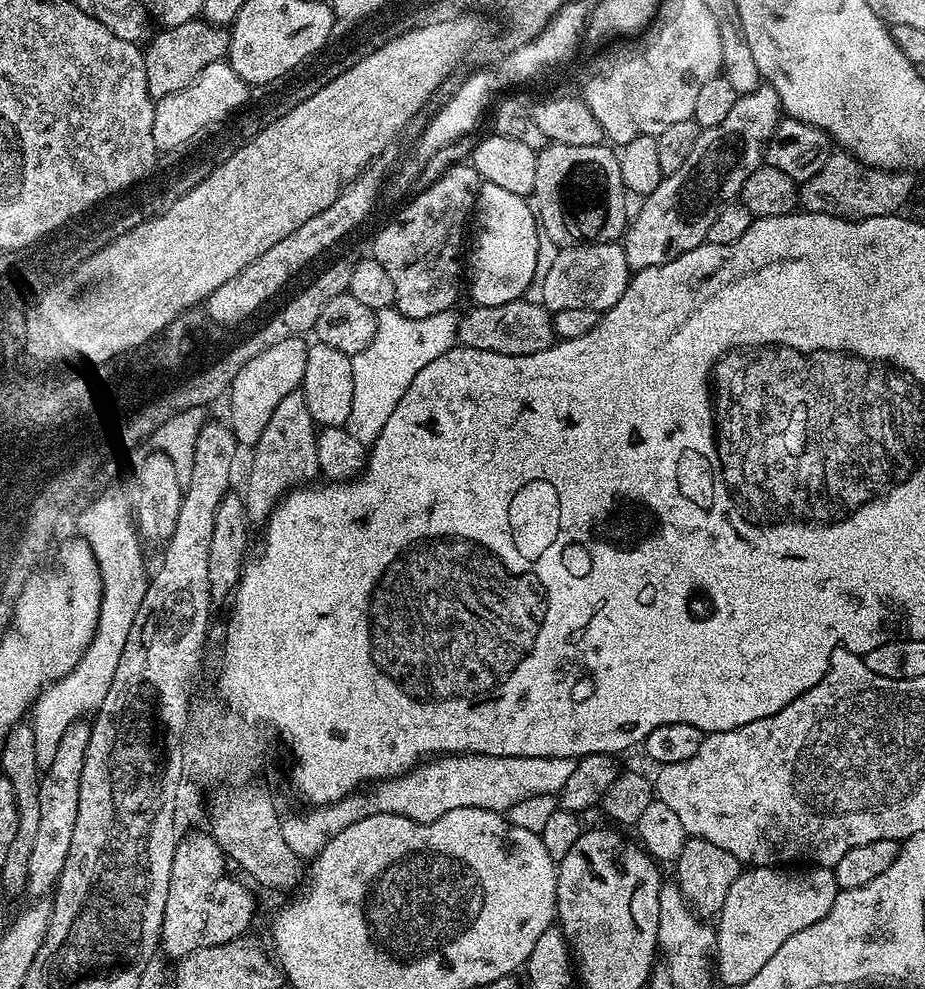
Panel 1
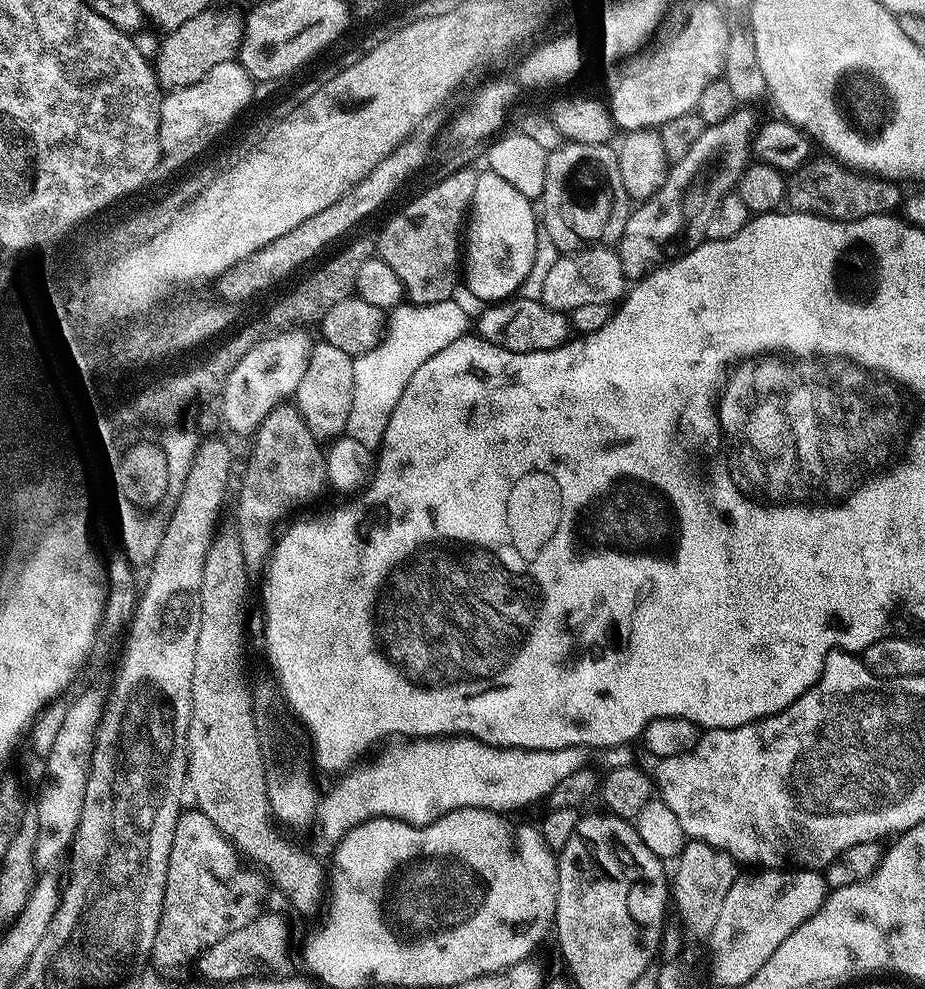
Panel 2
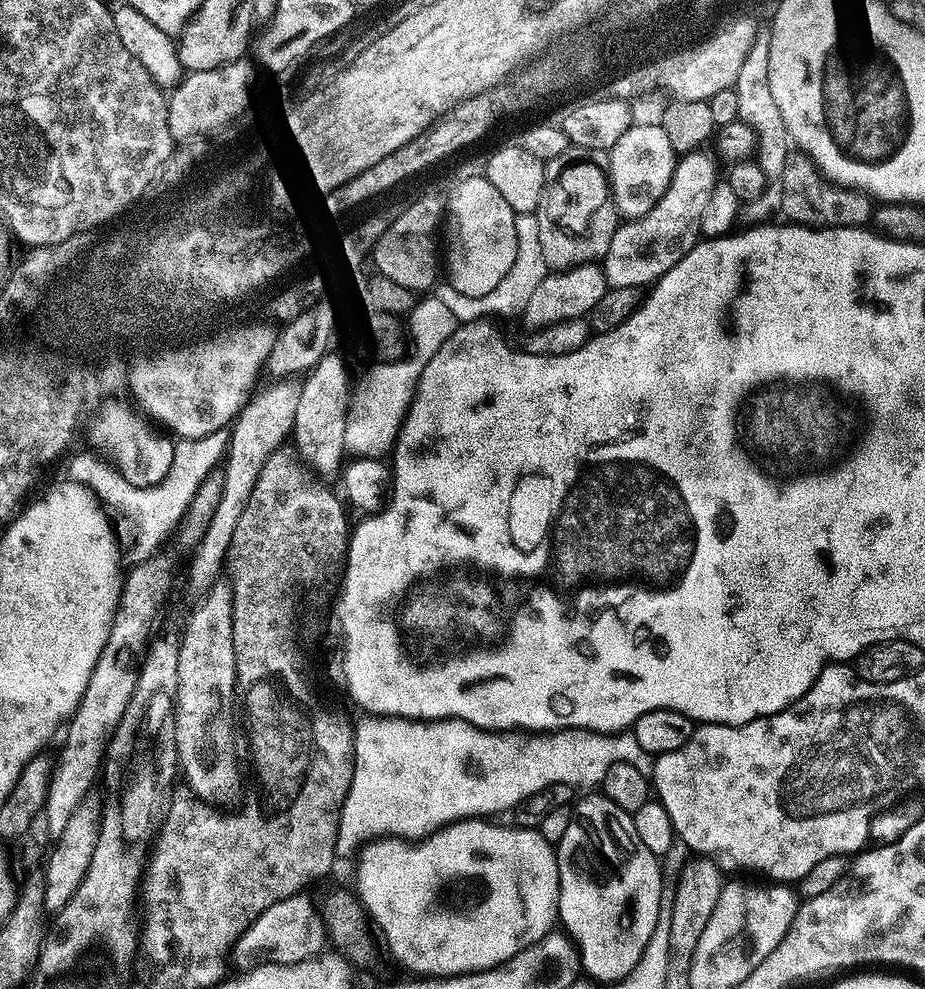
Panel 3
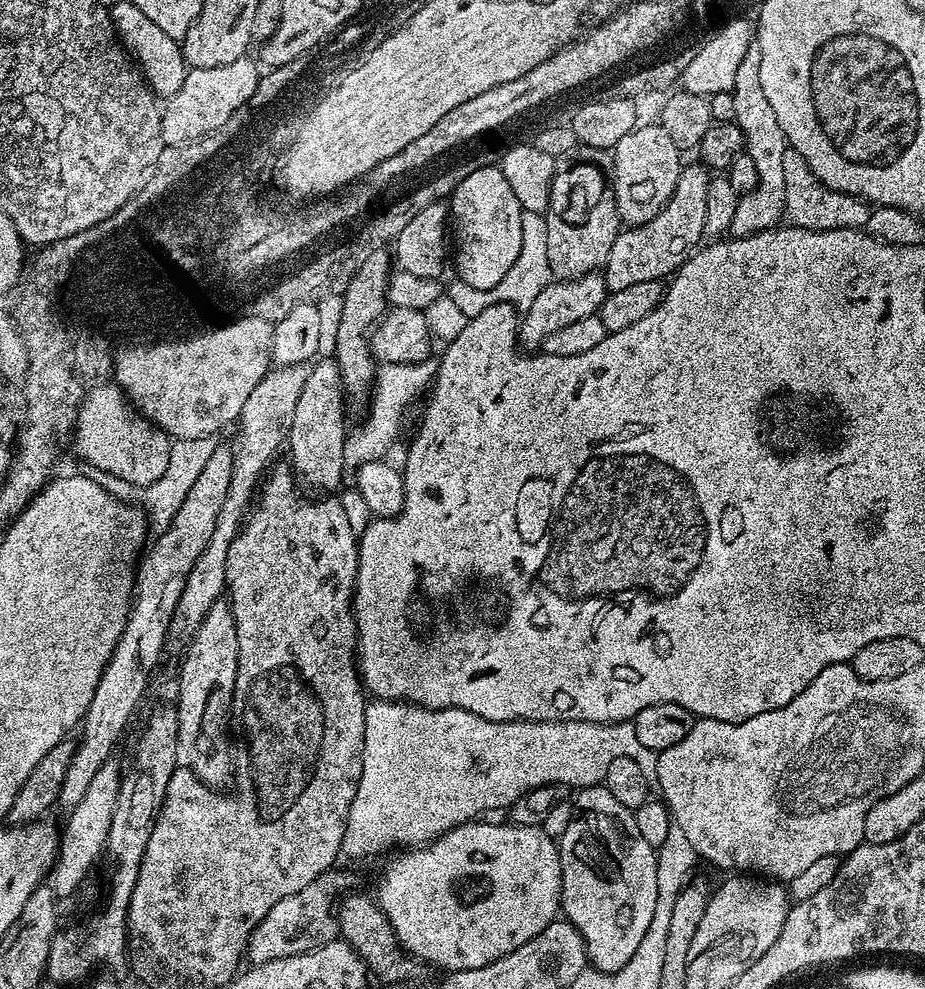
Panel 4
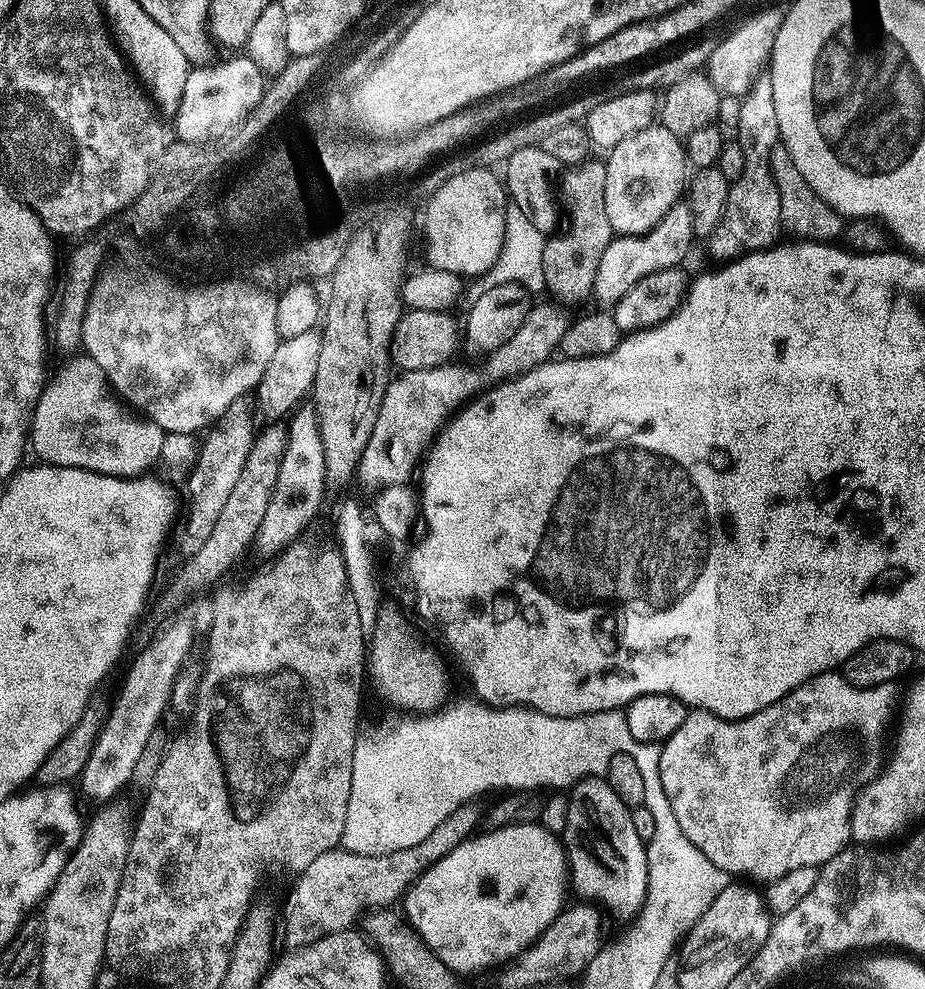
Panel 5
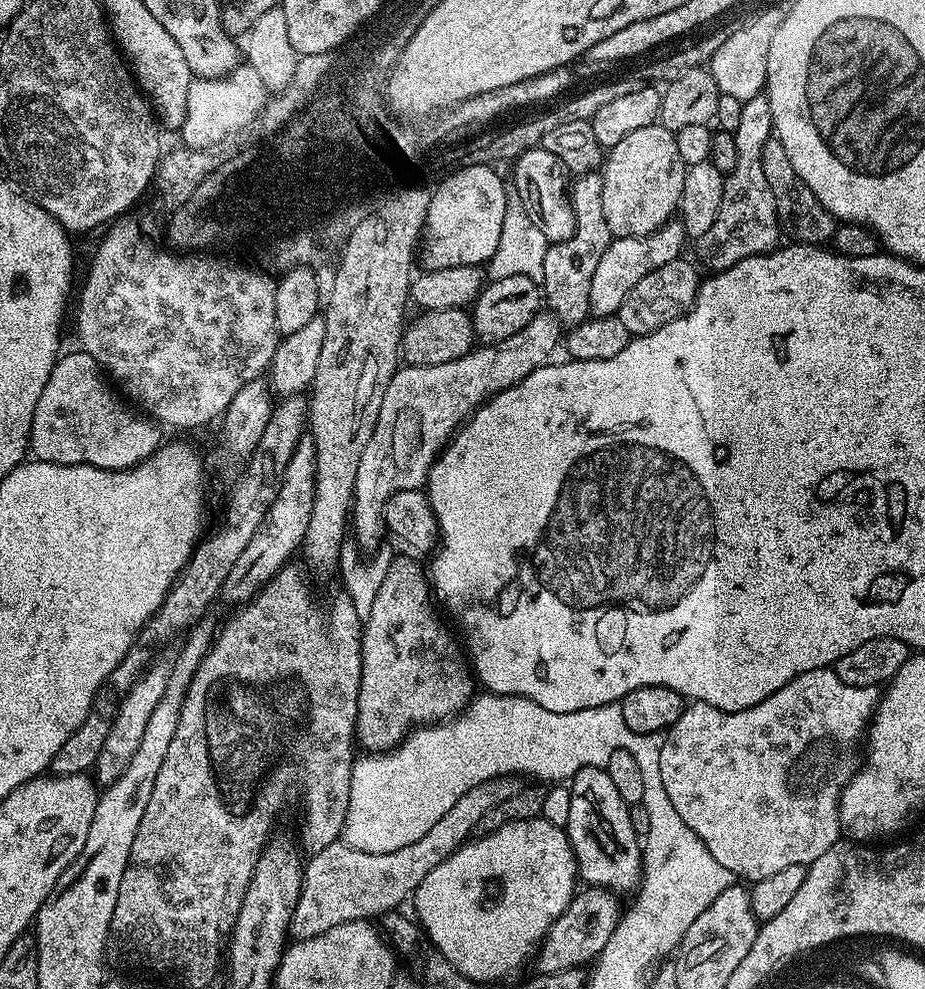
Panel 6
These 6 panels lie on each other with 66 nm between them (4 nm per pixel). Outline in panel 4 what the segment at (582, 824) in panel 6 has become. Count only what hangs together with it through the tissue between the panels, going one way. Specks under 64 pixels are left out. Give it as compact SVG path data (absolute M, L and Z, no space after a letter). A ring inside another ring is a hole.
M595 784L589 788L579 789L575 793L575 796L576 800L574 799L570 826L566 826L564 833L558 837L560 869L562 870L562 886L560 887L562 912L568 921L578 930L581 938L584 939L591 967L598 969L599 972L617 972L619 968L626 966L626 962L630 962L630 958L634 958L638 946L642 946L642 938L646 938L646 930L650 930L650 918L654 918L654 906L658 904L657 849L652 848L650 842L645 842L642 839L642 834L638 834L638 825L634 823L634 818L632 817L633 809L622 806L622 802L618 802L618 798L614 798L614 794L610 794L610 790L606 790L603 786Z

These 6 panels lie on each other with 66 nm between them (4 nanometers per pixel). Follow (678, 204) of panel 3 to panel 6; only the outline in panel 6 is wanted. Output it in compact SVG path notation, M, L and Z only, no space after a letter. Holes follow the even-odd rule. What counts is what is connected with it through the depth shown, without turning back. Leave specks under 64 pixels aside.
M673 218L667 224L663 224L657 232L651 232L648 236L622 236L613 239L612 244L602 254L602 262L594 270L594 278L590 278L590 298L588 299L588 311L592 316L617 315L630 290L638 286L638 282L646 274L650 274L658 266L666 262L674 262L681 259L686 241L686 233L683 223Z

